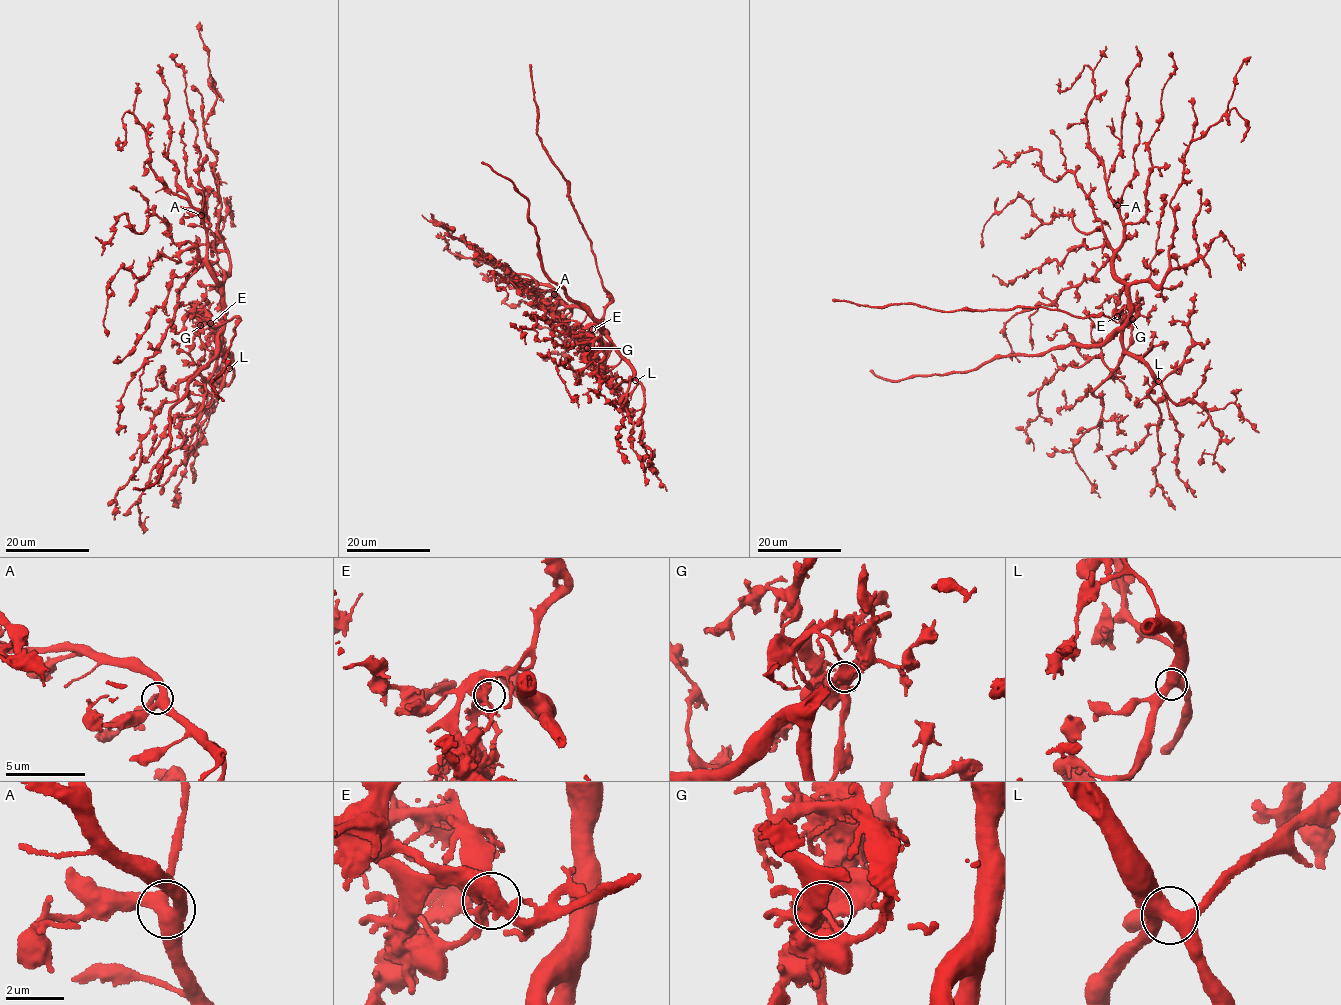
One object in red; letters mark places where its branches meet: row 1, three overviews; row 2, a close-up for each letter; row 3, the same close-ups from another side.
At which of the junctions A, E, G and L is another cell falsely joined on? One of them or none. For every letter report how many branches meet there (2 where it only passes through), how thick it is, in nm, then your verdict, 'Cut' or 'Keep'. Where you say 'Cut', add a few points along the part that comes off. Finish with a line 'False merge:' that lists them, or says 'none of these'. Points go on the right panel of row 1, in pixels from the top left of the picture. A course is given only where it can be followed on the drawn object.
A: Branches: 4. Thickness 460 nm. Keep
E: Branches: 4. Thickness 480 nm. Keep
G: Branches: 4. Thickness 460 nm. Cut. Course of the part to remove: (1132, 319), (1113, 319), (1101, 312), (1072, 316), (1043, 307), (947, 312), (914, 304), (871, 306), (833, 299)
L: Branches: 4. Thickness 440 nm. Keep
False merge: G

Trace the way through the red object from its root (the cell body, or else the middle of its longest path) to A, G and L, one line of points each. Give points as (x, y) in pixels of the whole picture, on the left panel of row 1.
A: (201, 302), (206, 287), (216, 280), (208, 262), (207, 228), (201, 215)
G: (201, 302), (195, 310), (197, 324), (200, 324)
L: (201, 302), (195, 310), (199, 340), (214, 353), (223, 351), (231, 357), (229, 368)

